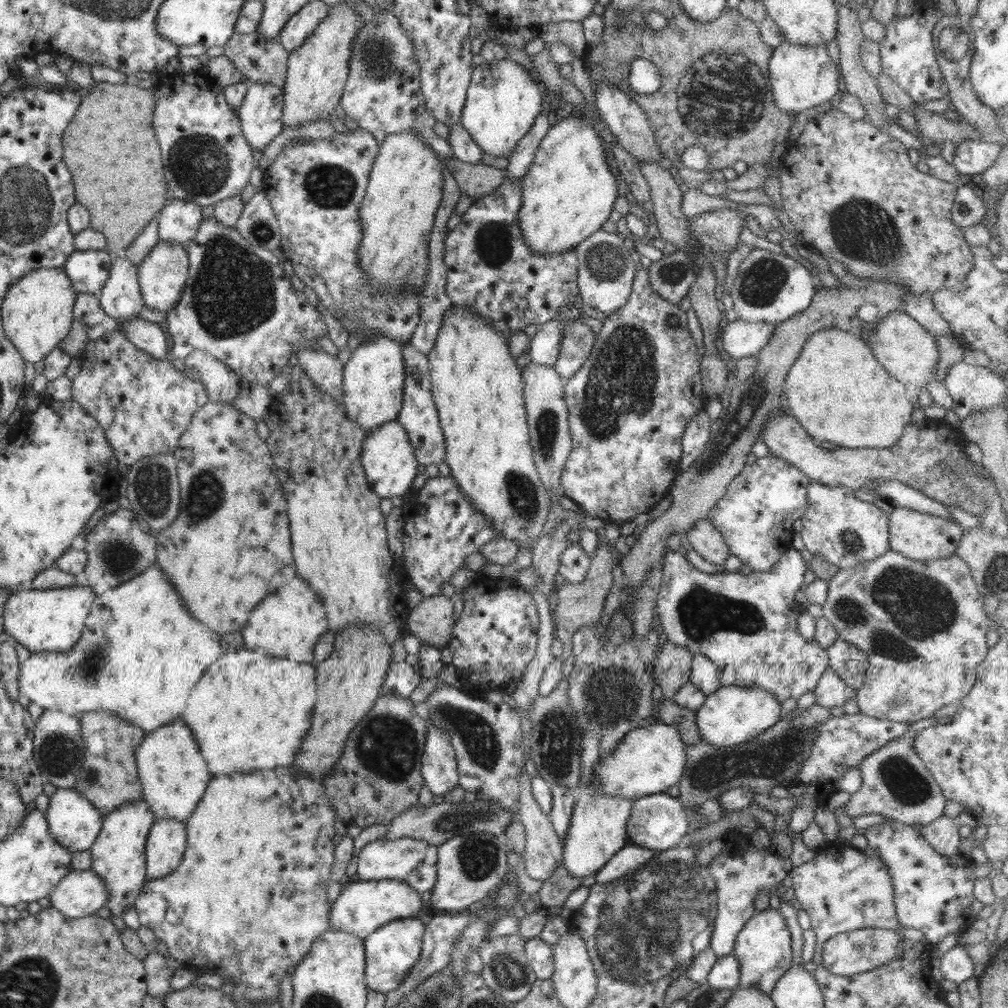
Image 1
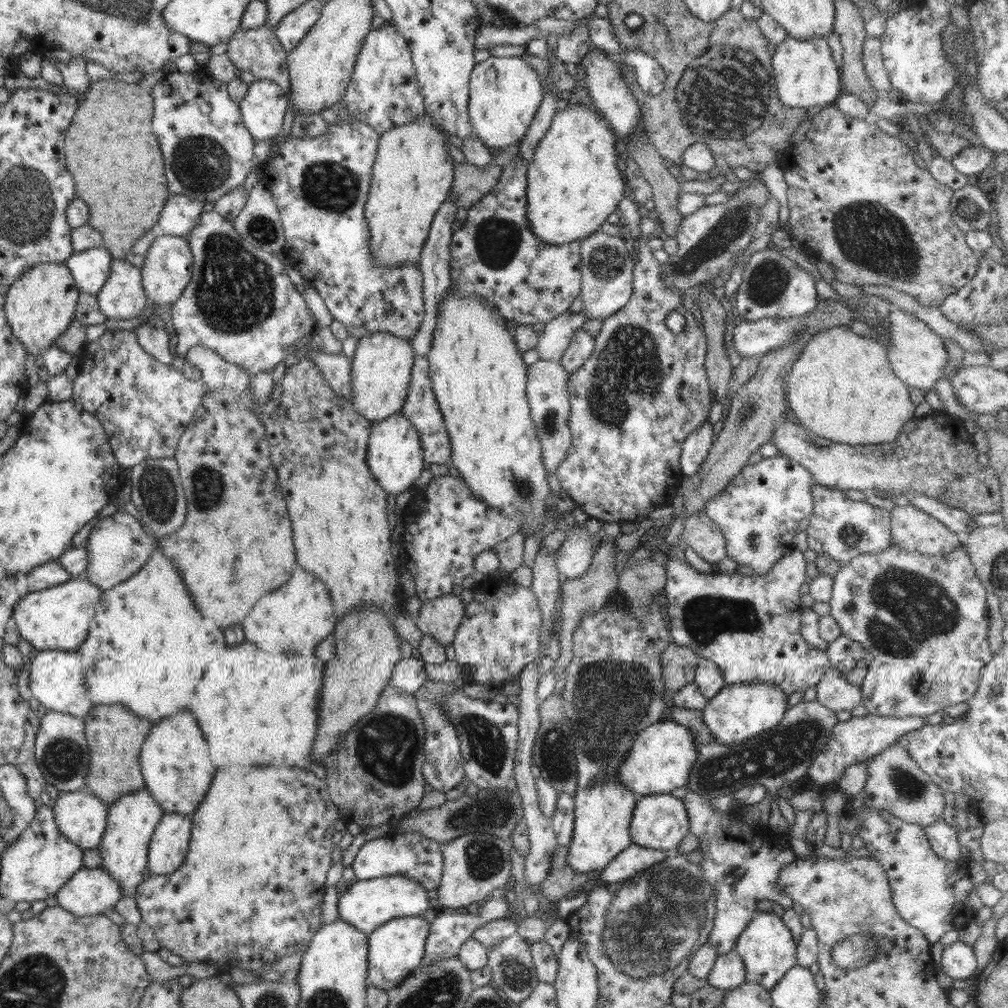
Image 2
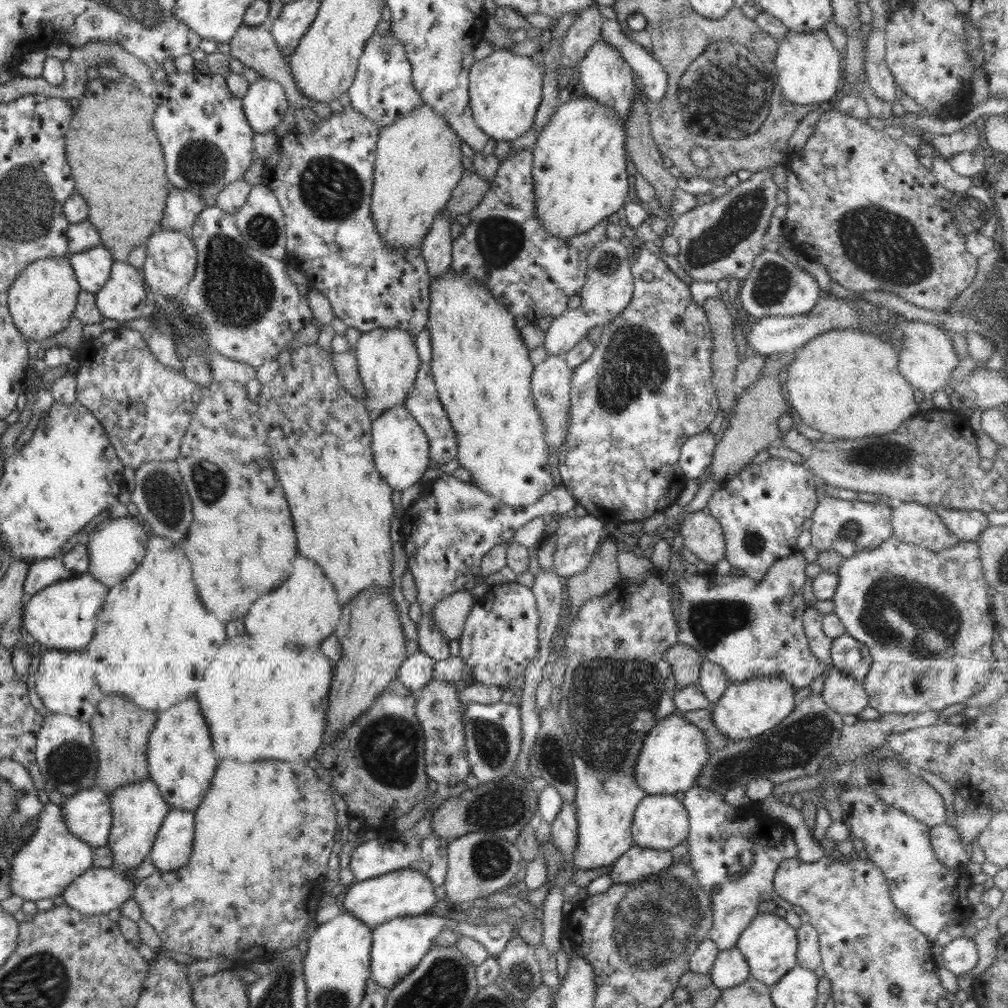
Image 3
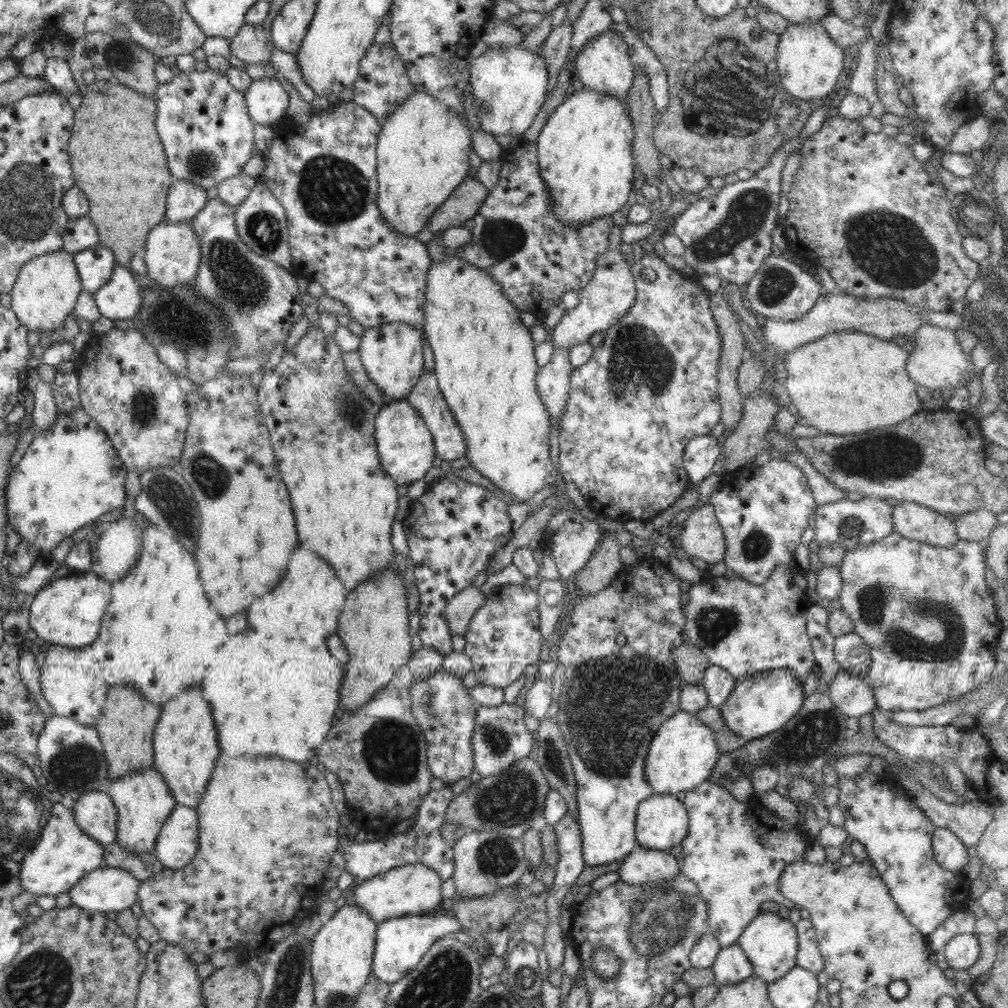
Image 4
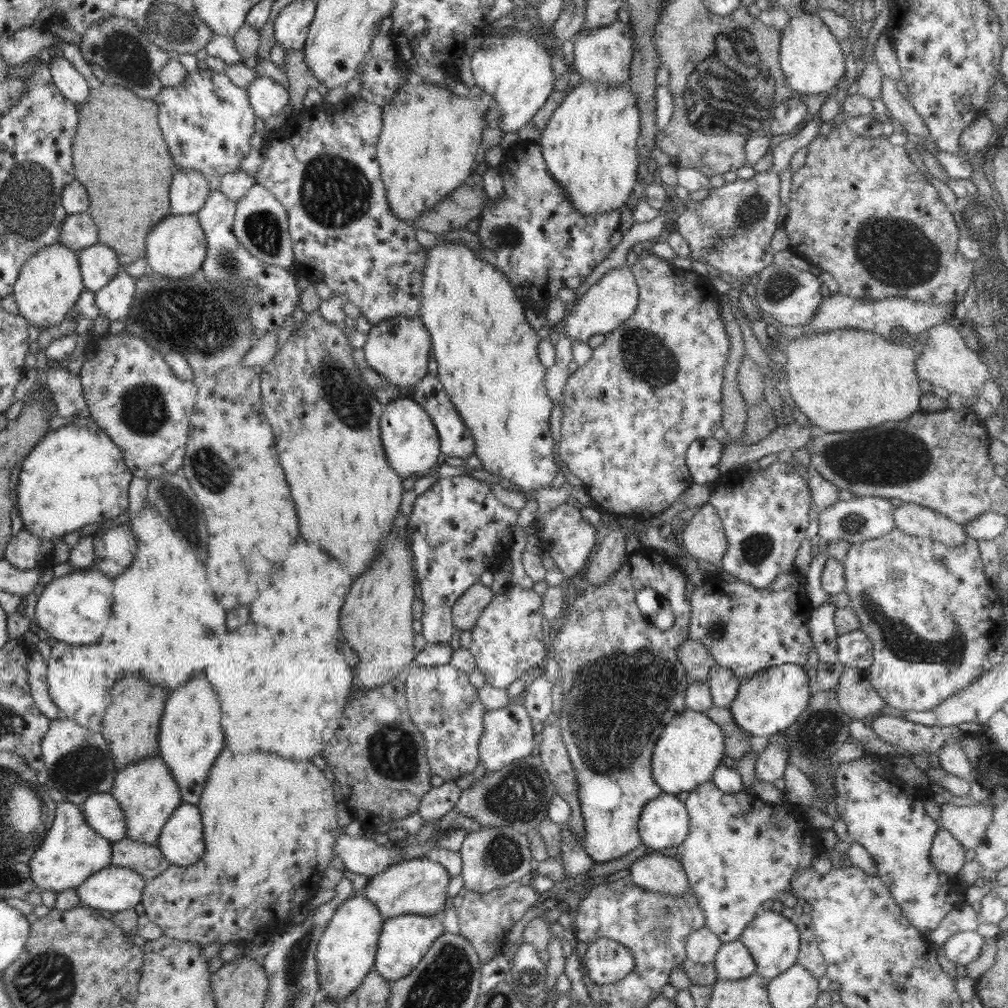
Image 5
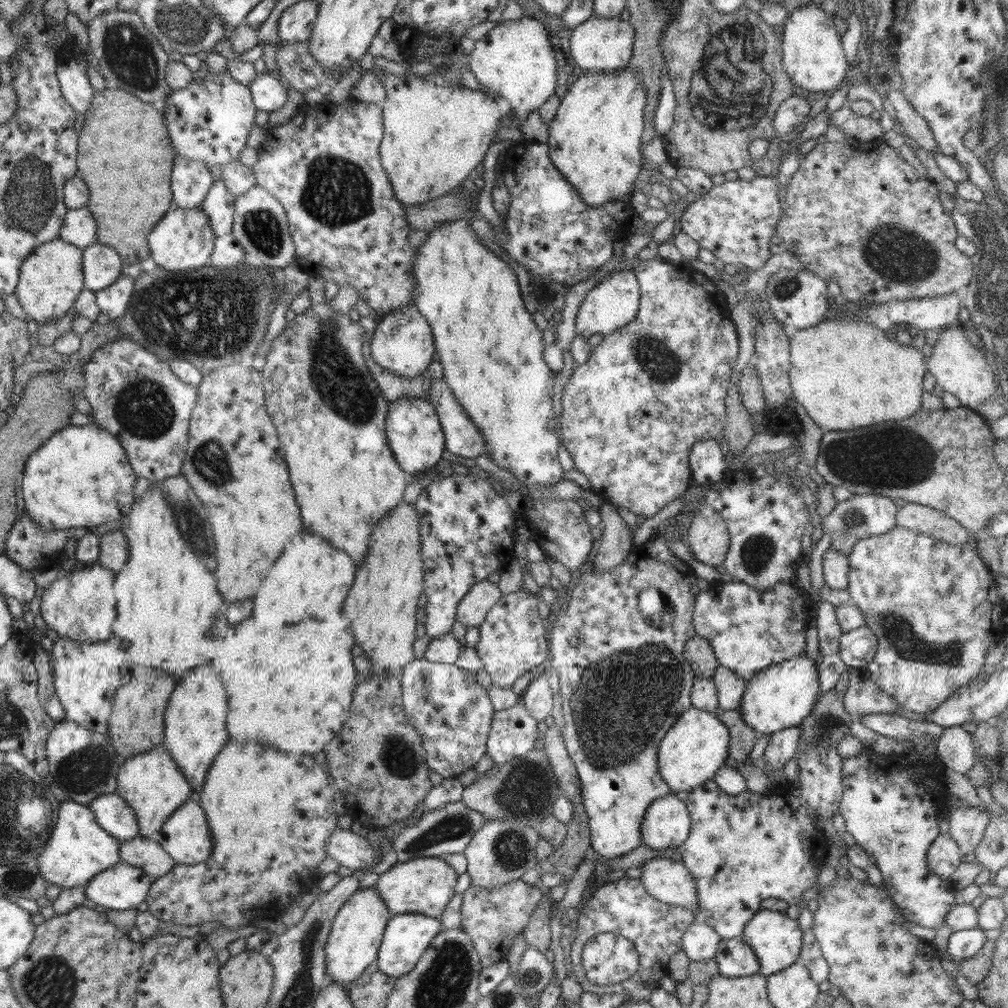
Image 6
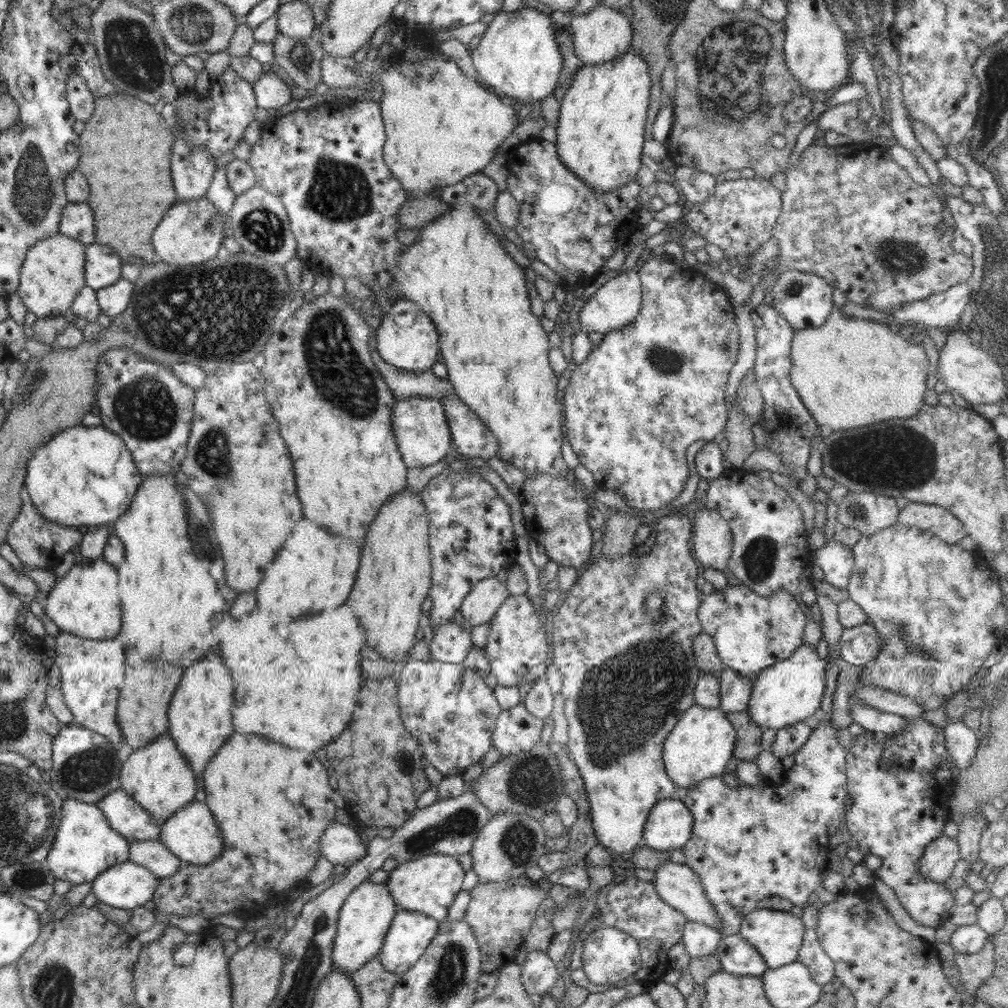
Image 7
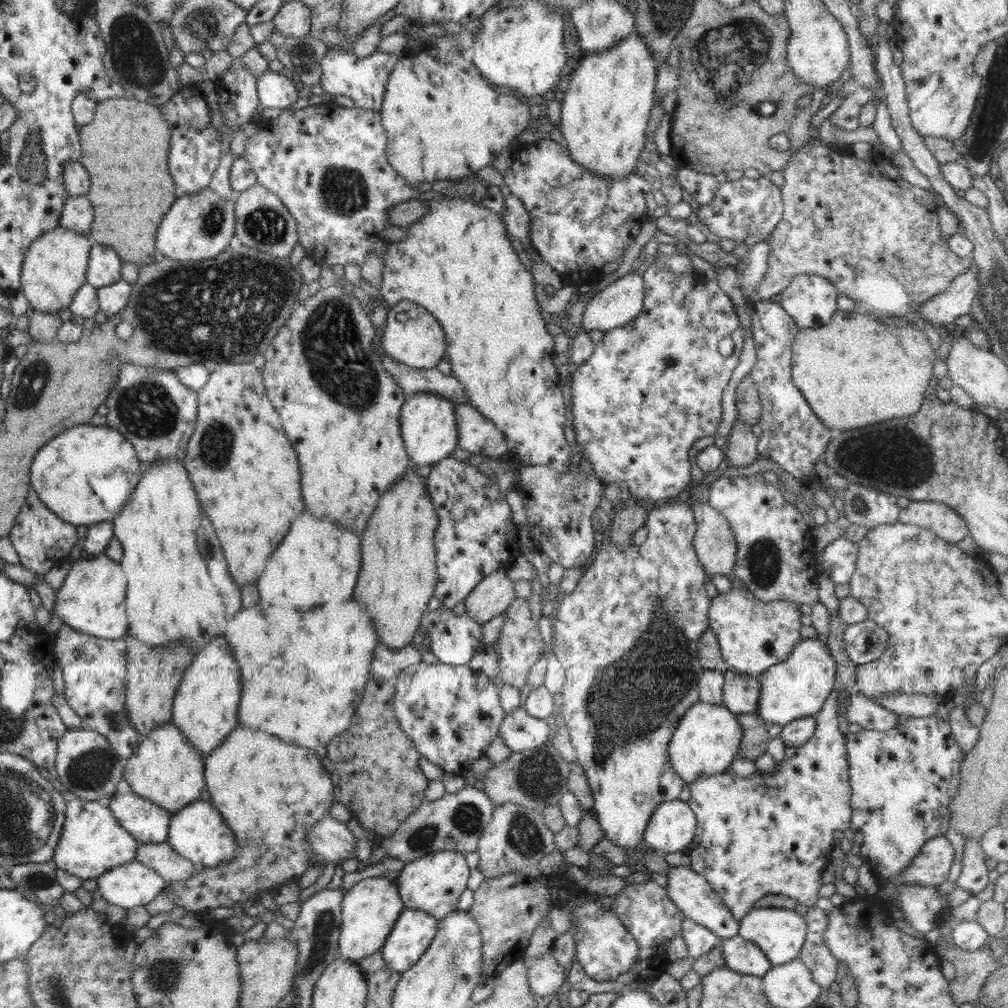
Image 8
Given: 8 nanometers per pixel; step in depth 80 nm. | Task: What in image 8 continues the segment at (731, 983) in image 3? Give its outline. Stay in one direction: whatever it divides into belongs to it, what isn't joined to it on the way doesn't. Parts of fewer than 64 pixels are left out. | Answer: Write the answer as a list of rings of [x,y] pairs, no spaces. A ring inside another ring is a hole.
[[[740,935],[725,938],[720,943],[725,966],[730,970],[761,977],[772,967],[764,952]]]

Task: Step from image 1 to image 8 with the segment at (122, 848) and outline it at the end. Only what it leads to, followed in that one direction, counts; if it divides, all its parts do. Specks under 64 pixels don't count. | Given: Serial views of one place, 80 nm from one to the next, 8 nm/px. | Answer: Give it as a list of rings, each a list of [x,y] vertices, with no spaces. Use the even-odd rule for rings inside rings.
[[[171,721],[148,733],[135,748],[133,755],[124,761],[123,779],[131,786],[131,791],[154,804],[165,808],[168,812],[175,812],[200,799],[204,790],[204,759],[201,752],[188,741],[188,737]]]

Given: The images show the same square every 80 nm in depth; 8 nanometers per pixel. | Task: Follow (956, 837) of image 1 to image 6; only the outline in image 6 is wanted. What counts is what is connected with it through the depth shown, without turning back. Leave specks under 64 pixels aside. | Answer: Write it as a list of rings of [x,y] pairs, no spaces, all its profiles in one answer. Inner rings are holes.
[[[940,833],[927,852],[927,865],[931,877],[942,881],[950,879],[961,863],[962,856],[960,847],[949,833]]]

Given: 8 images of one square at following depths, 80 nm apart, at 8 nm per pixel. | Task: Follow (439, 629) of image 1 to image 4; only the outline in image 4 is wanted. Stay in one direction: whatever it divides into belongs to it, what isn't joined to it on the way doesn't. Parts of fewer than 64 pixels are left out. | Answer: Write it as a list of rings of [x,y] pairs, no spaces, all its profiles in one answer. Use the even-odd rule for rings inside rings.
[[[474,585],[463,588],[458,595],[448,601],[444,610],[444,618],[453,636],[464,635],[468,632],[468,626],[474,614],[484,606],[485,602],[486,594]]]

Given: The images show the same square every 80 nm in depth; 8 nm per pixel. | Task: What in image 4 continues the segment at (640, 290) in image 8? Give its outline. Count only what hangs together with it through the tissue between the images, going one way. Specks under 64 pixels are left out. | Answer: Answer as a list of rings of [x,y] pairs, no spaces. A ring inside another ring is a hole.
[[[608,247],[606,254],[602,254],[596,260],[596,268],[590,282],[578,293],[577,307],[566,309],[560,322],[549,330],[549,340],[555,348],[571,349],[588,341],[594,332],[607,331],[630,310],[636,298],[635,280],[631,268],[625,262],[622,250]]]

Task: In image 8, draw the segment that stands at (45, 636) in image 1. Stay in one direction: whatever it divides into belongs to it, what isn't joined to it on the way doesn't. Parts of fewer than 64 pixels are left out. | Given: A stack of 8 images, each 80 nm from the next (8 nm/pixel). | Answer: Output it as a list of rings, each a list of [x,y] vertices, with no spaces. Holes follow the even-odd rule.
[[[103,552],[83,555],[73,562],[62,586],[56,591],[54,611],[64,625],[74,631],[100,639],[123,639],[128,632],[126,624],[126,575],[118,561]]]

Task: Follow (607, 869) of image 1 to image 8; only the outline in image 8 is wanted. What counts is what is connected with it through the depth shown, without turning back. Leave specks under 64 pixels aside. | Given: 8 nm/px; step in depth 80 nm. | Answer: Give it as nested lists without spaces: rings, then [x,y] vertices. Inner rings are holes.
[[[681,864],[672,865],[664,875],[668,879],[668,886],[665,889],[667,897],[678,907],[681,913],[684,913],[685,918],[709,928],[722,940],[738,935],[739,921],[731,915],[728,907],[715,894],[714,889],[710,887],[710,883],[706,881],[704,876]]]

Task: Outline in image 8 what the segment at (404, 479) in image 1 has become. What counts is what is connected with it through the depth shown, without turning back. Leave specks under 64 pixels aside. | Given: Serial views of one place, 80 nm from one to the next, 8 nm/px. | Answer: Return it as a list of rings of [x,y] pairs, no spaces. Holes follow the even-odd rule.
[[[415,393],[406,399],[400,409],[400,432],[413,465],[433,465],[451,455],[458,442],[455,404],[430,393]]]

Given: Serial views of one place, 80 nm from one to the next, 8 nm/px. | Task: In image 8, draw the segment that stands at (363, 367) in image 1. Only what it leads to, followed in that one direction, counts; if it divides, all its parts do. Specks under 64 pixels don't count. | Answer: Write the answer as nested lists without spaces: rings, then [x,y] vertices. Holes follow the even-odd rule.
[[[404,303],[398,308],[390,307],[385,329],[378,339],[380,352],[412,368],[432,368],[446,356],[446,335],[441,324],[420,305]]]

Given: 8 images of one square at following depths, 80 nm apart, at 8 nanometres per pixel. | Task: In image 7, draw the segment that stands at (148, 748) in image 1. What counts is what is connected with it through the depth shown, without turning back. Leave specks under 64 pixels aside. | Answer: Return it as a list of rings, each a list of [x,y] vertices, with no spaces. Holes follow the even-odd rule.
[[[218,651],[211,652],[210,656],[204,656],[204,660],[193,663],[185,670],[177,689],[174,691],[172,700],[169,702],[169,734],[191,770],[194,771],[196,777],[196,789],[198,792],[194,795],[197,801],[205,802],[206,792],[204,779],[202,776],[204,767],[208,761],[219,752],[219,748],[226,742],[226,738],[232,734],[232,707],[234,700],[234,687],[230,669],[222,663],[222,656]]]

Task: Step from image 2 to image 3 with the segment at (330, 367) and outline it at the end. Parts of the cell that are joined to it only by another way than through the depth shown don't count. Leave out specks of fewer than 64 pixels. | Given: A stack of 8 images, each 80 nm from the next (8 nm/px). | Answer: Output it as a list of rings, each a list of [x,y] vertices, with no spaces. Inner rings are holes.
[[[348,350],[345,353],[331,354],[331,362],[335,373],[337,374],[340,384],[348,390],[348,393],[356,399],[364,400],[366,398],[366,390],[362,386],[358,363],[354,350]]]

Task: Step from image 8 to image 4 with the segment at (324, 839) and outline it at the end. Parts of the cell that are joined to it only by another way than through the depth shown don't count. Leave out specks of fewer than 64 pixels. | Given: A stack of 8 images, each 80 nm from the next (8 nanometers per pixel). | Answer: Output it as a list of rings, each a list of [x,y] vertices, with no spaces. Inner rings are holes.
[[[449,784],[440,790],[430,790],[417,808],[418,822],[408,831],[396,834],[387,831],[379,841],[367,840],[360,843],[350,839],[350,842],[340,848],[344,850],[344,858],[346,859],[344,870],[352,876],[366,880],[381,875],[390,868],[420,863],[436,871],[442,877],[442,881],[447,881],[454,874],[454,853],[453,847],[442,836],[441,826],[445,822],[446,809],[453,798],[454,793],[452,793]]]

